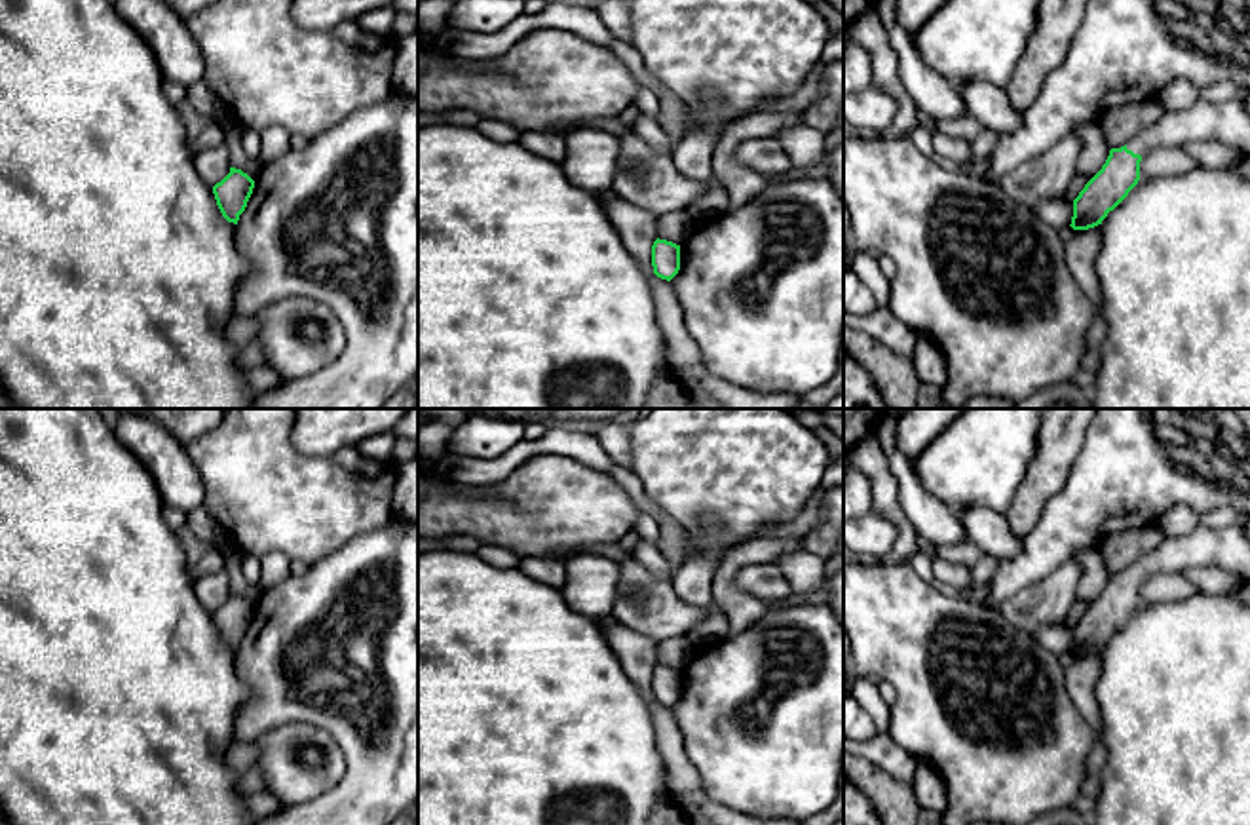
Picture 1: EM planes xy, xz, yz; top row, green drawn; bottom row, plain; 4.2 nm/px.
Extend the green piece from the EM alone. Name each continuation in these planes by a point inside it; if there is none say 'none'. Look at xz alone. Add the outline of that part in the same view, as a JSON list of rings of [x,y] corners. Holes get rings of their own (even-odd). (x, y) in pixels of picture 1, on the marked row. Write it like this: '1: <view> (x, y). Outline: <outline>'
none

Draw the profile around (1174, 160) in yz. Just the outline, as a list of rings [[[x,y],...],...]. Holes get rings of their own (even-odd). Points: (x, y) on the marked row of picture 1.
[[[1184,146],[1153,148],[1147,158],[1140,162],[1140,177],[1180,175],[1193,169],[1197,162]]]

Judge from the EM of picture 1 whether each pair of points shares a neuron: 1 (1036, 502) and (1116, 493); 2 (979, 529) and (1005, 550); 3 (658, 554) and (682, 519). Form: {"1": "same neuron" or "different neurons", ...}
{"1": "different neurons", "2": "same neuron", "3": "different neurons"}

